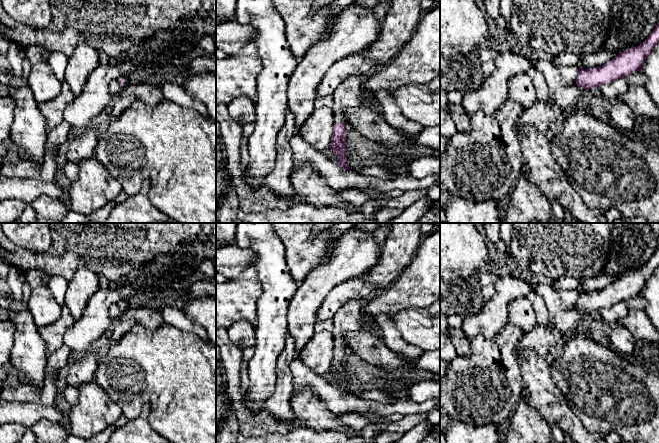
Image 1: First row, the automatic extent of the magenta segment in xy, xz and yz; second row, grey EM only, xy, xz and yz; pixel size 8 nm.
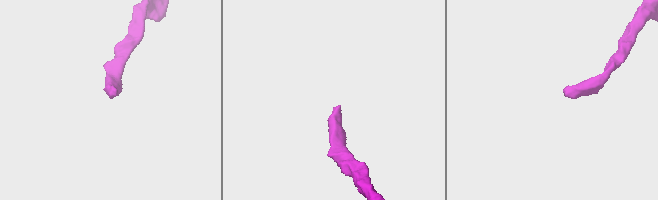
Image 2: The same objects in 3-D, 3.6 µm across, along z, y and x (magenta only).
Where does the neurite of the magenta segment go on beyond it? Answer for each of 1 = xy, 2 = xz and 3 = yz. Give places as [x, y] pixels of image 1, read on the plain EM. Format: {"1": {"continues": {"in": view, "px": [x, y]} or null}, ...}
{"1": {"continues": {"in": "xy", "px": [115, 310]}}, "2": {"continues": {"in": "xz", "px": [347, 319]}}, "3": {"continues": null}}

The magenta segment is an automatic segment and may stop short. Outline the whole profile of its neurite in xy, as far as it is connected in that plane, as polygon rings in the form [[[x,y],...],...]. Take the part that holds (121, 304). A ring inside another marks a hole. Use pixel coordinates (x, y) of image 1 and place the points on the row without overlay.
[[[123,302],[112,304],[109,309],[110,317],[112,318],[112,320],[115,320],[118,317],[120,317],[123,309],[124,309]]]

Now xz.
[[[350,300],[346,302],[331,318],[333,321],[332,335],[334,337],[333,359],[329,372],[338,382],[338,390],[343,394],[349,394],[346,383],[346,346],[344,333],[356,332],[362,329],[360,322],[361,312],[365,302]]]

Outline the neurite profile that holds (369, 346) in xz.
[[[368,329],[344,333],[343,337],[345,346],[366,362],[383,369],[413,368],[413,362],[390,350],[379,334]]]

